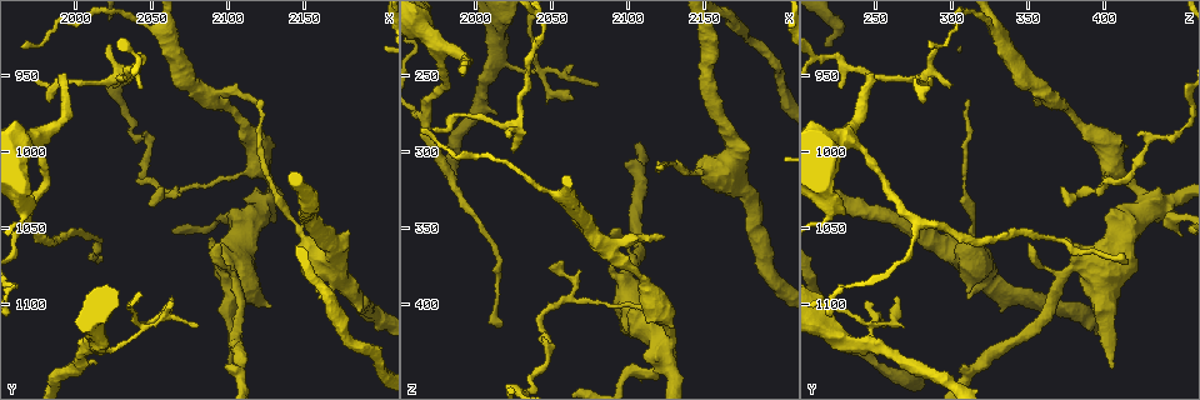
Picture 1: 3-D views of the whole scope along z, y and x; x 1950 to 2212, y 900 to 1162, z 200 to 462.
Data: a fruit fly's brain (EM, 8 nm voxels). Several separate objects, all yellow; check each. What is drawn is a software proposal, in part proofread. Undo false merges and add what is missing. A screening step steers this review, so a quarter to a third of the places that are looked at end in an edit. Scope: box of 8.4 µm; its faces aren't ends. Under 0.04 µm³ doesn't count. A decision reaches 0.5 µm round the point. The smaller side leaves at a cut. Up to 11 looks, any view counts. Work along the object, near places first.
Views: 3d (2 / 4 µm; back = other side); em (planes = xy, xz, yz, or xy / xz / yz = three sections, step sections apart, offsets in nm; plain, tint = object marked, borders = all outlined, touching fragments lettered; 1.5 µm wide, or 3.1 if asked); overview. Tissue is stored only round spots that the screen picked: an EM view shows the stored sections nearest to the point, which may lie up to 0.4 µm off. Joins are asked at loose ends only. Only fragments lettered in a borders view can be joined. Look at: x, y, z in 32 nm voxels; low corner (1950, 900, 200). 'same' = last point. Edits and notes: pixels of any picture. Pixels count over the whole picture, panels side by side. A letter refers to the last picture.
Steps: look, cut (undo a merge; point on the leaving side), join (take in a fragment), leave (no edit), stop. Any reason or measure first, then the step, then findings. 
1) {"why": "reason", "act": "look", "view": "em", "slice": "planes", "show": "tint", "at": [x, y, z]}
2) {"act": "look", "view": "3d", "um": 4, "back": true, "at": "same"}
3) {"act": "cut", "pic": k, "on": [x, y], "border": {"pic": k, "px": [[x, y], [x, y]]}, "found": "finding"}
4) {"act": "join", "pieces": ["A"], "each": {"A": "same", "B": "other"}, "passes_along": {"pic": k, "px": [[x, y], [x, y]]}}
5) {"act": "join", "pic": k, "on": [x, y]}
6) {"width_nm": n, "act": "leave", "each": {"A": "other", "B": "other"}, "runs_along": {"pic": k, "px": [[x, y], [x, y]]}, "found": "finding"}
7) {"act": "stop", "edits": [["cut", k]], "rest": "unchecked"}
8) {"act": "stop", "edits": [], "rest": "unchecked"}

{"why": "an open end", "act": "look", "view": "em", "slice": "xz", "step": 8, "show": "borders", "at": [2124, 972, 356]}

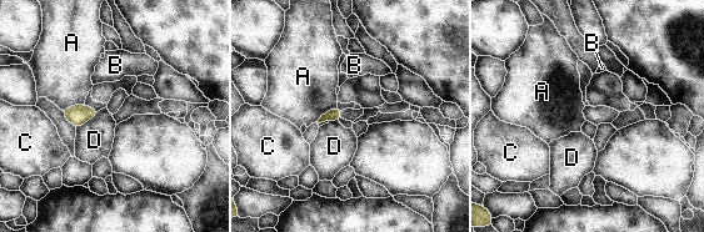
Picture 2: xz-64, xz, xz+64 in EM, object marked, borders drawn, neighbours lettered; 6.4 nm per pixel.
{"act": "leave", "each": {"A": "other", "B": "other", "C": "other", "D": "other"}, "border": {"pic": 2, "px": [[336, 106], [325, 111], [315, 121]]}, "found": "none of them fits"}

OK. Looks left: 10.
{"why": "sudden change in width", "act": "look", "view": "3d", "um": 4, "at": [2104, 1046, 444]}

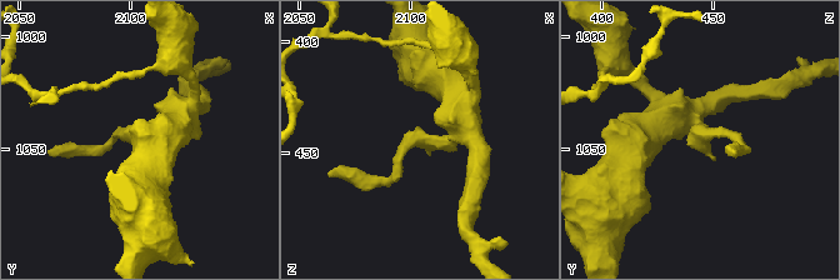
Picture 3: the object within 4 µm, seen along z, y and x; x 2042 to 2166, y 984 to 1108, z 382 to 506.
{"why": "need the tissue", "act": "look", "view": "em", "slice": "planes", "show": "tint", "at": [2106, 1045, 444]}

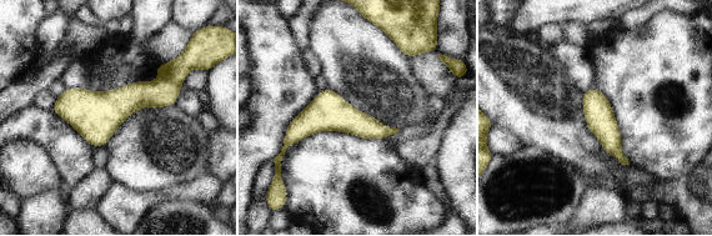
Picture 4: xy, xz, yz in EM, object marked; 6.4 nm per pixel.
{"act": "look", "view": "em", "slice": "planes", "show": "borders", "at": "same"}

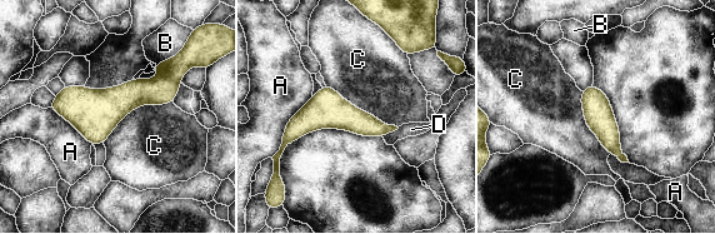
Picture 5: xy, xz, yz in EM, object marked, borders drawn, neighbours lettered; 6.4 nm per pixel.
{"act": "cut", "pic": 5, "on": [159, 90], "each": {"A": "other", "B": "other", "C": "other", "D": "other"}, "border": {"pic": 5, "px": [[161, 75], [179, 84]]}, "found": "two neurons meet here"}

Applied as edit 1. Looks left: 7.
{"why": "redraw", "act": "look", "view": "overview"}

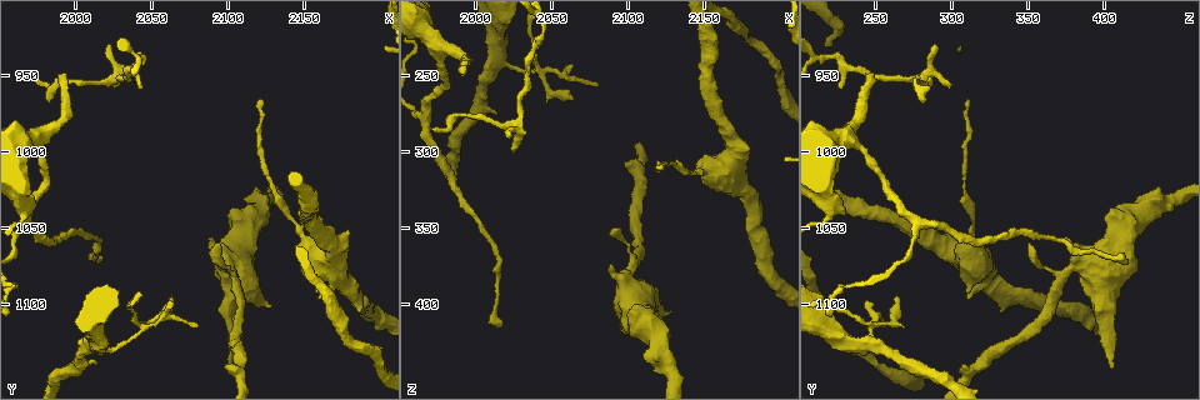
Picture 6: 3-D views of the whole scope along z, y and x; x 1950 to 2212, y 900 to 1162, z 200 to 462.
{"why": "abrupt turn", "act": "look", "view": "em", "slice": "planes", "show": "borders", "at": [2042, 1118, 246]}

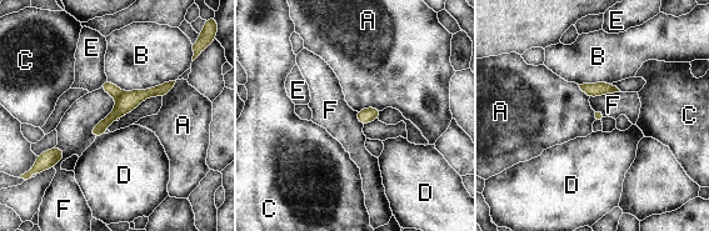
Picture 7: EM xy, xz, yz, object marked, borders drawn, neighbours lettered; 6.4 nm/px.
{"act": "cut", "pic": 7, "on": [109, 88], "each": {"A": "other", "B": "other", "C": "other", "D": "other", "E": "other", "F": "other"}, "border": {"pic": 7, "px": [[123, 91], [116, 98]]}, "found": "two neurons meet here"}

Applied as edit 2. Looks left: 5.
{"act": "look", "view": "overview"}

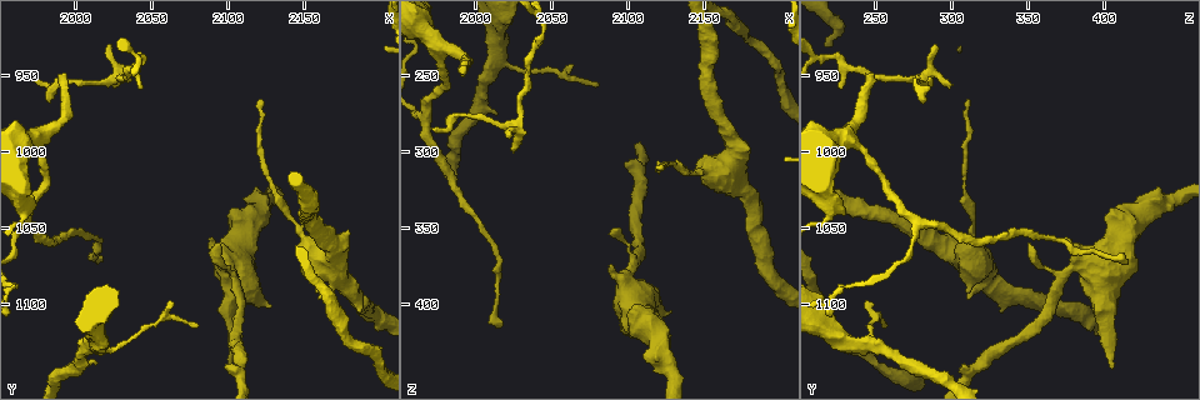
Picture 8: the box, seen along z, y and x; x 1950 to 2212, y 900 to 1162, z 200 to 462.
{"why": "tapers out", "act": "look", "view": "3d", "um": 4, "at": [2024, 956, 298]}

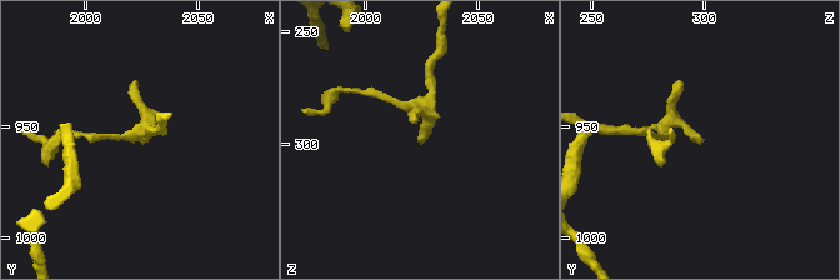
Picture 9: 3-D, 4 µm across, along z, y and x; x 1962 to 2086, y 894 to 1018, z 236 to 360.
{"act": "look", "view": "em", "slice": "planes", "show": "plain", "at": [2025, 956, 299]}

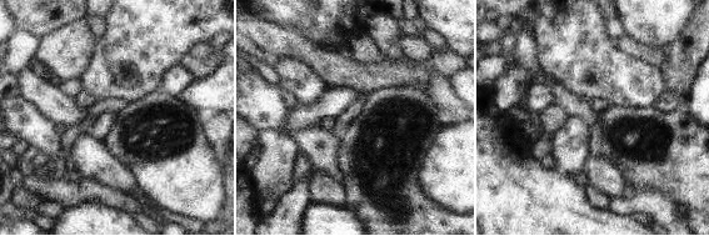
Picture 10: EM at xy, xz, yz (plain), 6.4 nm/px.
{"why": "what lies round it", "act": "look", "view": "em", "slice": "planes", "show": "borders", "at": "same"}

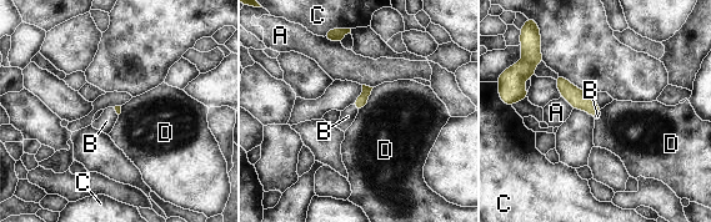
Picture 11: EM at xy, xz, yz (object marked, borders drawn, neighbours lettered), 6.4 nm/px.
{"act": "join", "pieces": ["B"], "each": {"A": "other", "B": "same", "C": "other", "D": "other"}, "passes_along": {"pic": 11, "px": [[362, 100], [355, 107], [348, 116]]}, "found": "it goes on there"}

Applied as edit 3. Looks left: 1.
{"act": "stop", "edits": [["cut", 5], ["cut", 7], ["join", 11]], "rest": "unchecked"}

